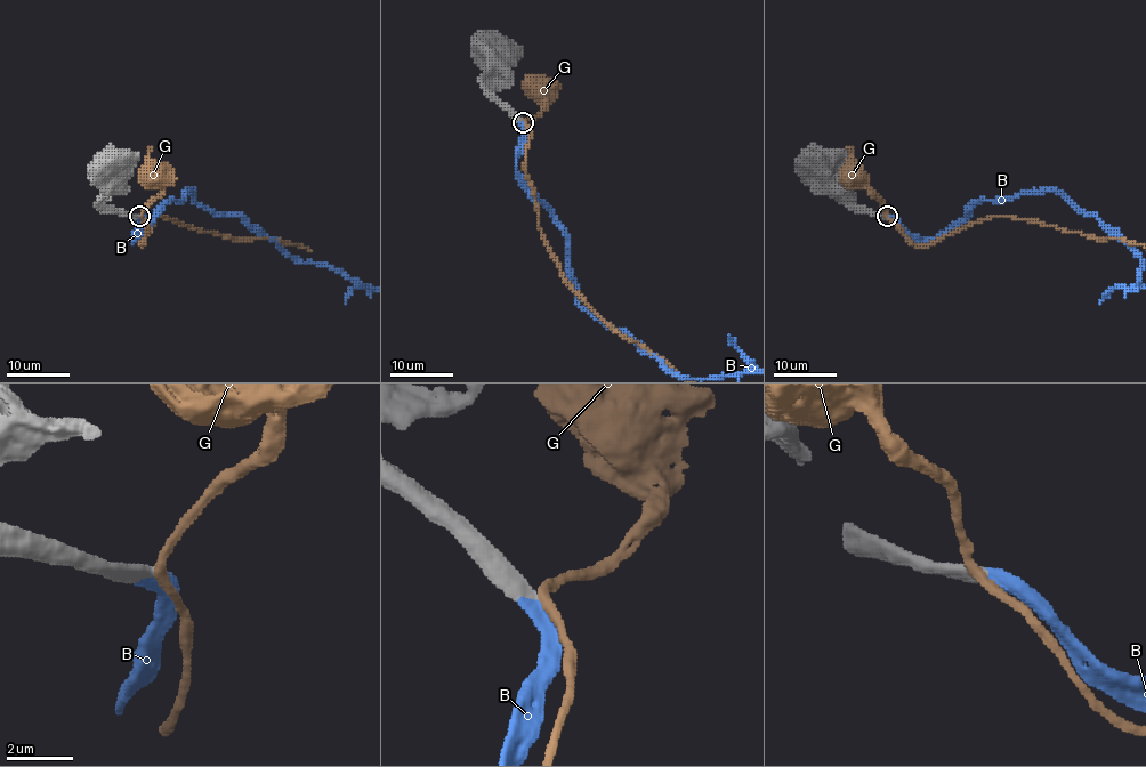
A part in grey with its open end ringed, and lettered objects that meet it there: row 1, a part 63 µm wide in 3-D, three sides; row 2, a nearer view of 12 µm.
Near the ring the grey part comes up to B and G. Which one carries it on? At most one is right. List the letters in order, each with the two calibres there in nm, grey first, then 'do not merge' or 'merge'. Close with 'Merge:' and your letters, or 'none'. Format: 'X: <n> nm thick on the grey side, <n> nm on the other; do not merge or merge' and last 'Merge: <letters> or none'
B: 500 nm thick on the grey side, 480 nm on the other; merge
G: 440 nm thick on the grey side, 280 nm on the other; do not merge
Merge: B

